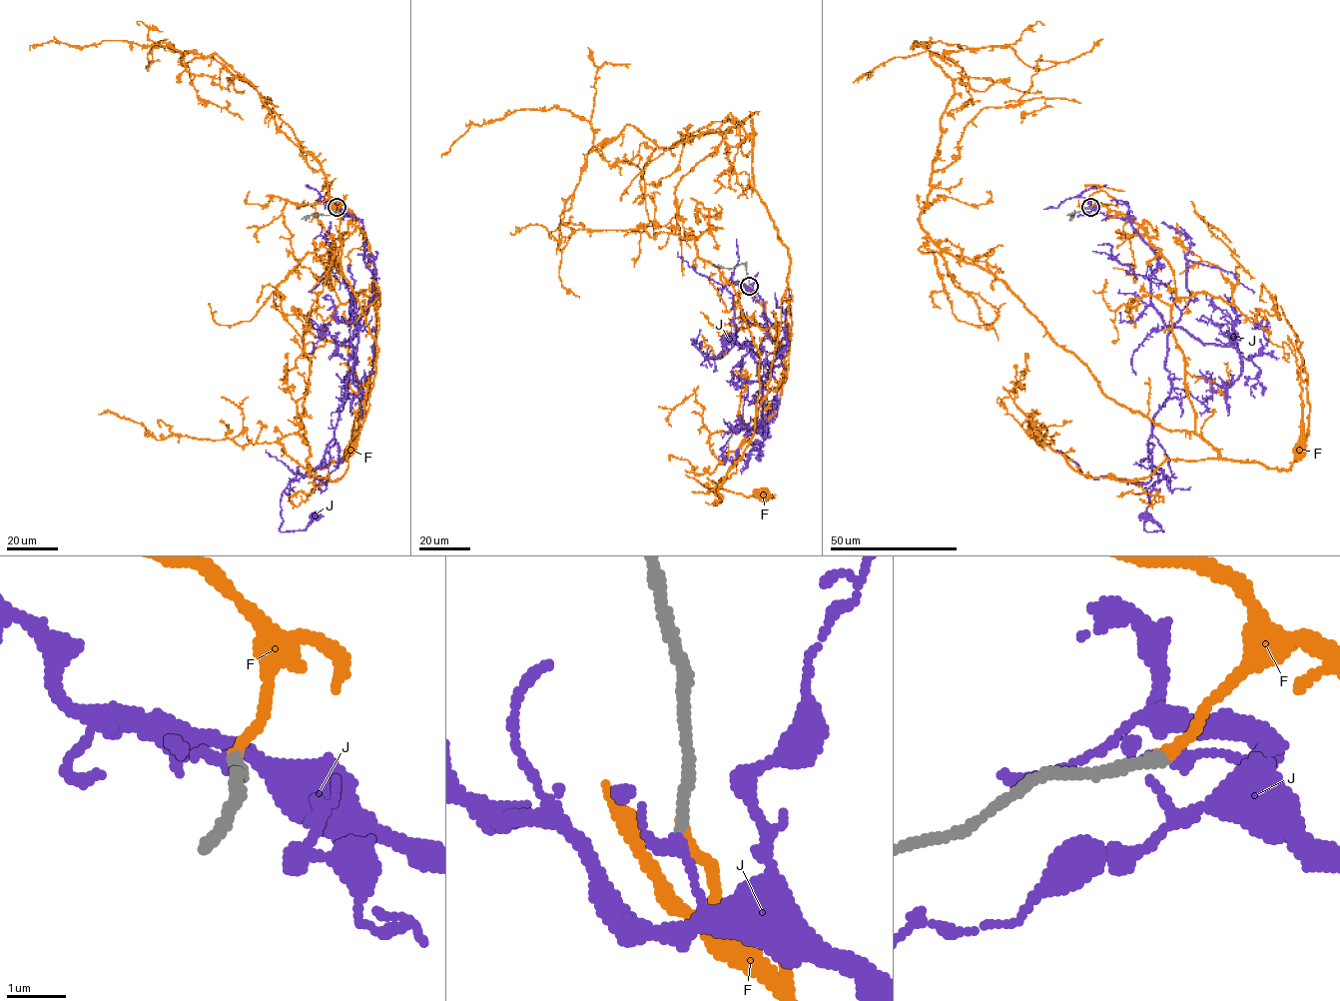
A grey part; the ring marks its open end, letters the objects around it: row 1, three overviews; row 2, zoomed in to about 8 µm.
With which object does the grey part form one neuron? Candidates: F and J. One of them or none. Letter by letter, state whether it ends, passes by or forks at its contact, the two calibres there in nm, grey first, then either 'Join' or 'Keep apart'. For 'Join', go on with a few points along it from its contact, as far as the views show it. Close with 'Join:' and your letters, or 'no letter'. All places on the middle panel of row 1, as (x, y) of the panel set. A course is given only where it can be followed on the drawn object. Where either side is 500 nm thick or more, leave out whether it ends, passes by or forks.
F: It ends there. Thickness 200 nm (grey) against 160 nm. Join. Its course: (749, 286), (788, 369), (761, 403), (751, 442), (713, 503), (722, 499), (718, 488), (761, 495)
J: It passes by. Thickness 180 nm (grey) against 170 nm. Keep apart
Join: F

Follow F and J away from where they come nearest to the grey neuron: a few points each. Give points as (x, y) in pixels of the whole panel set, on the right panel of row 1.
F: (1090, 207), (1168, 264), (1195, 433), (1222, 458), (1300, 455), (1293, 330), (1299, 451)
J: (1091, 207), (1156, 256), (1169, 330), (1143, 527), (1162, 530), (1143, 517)

